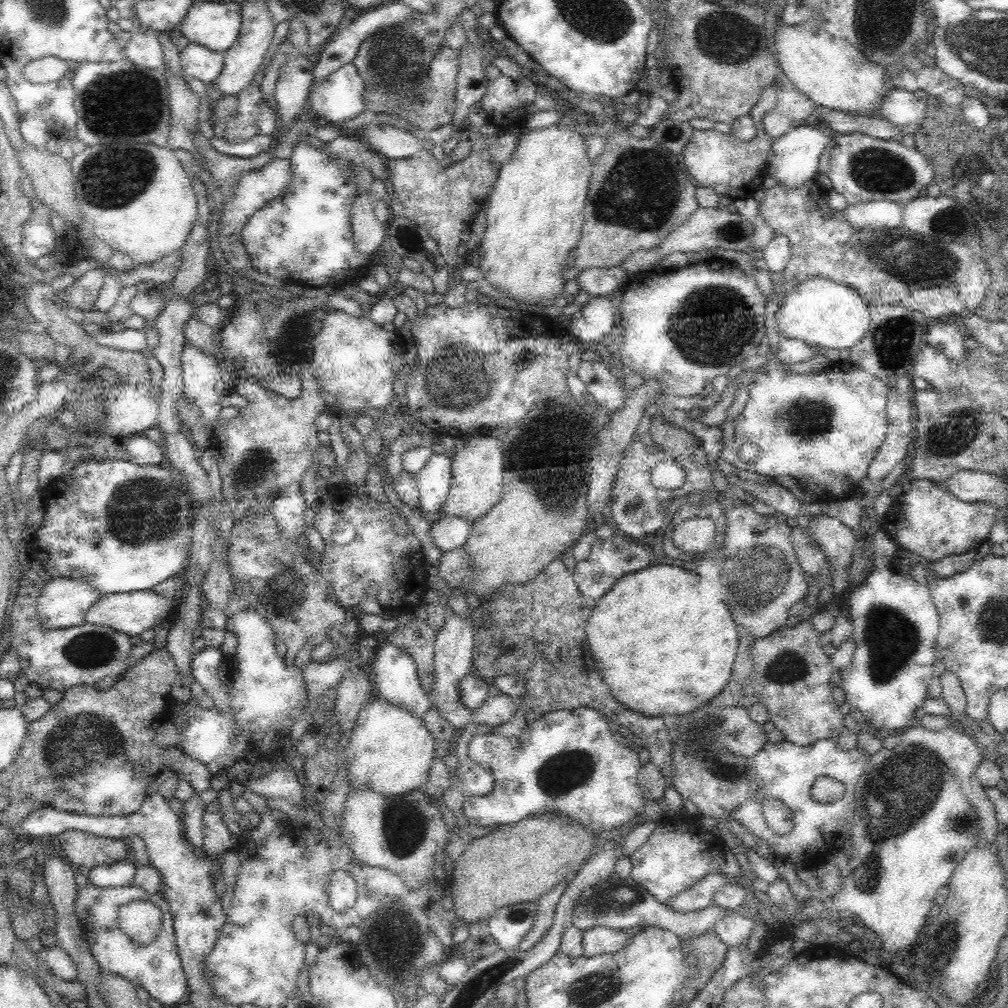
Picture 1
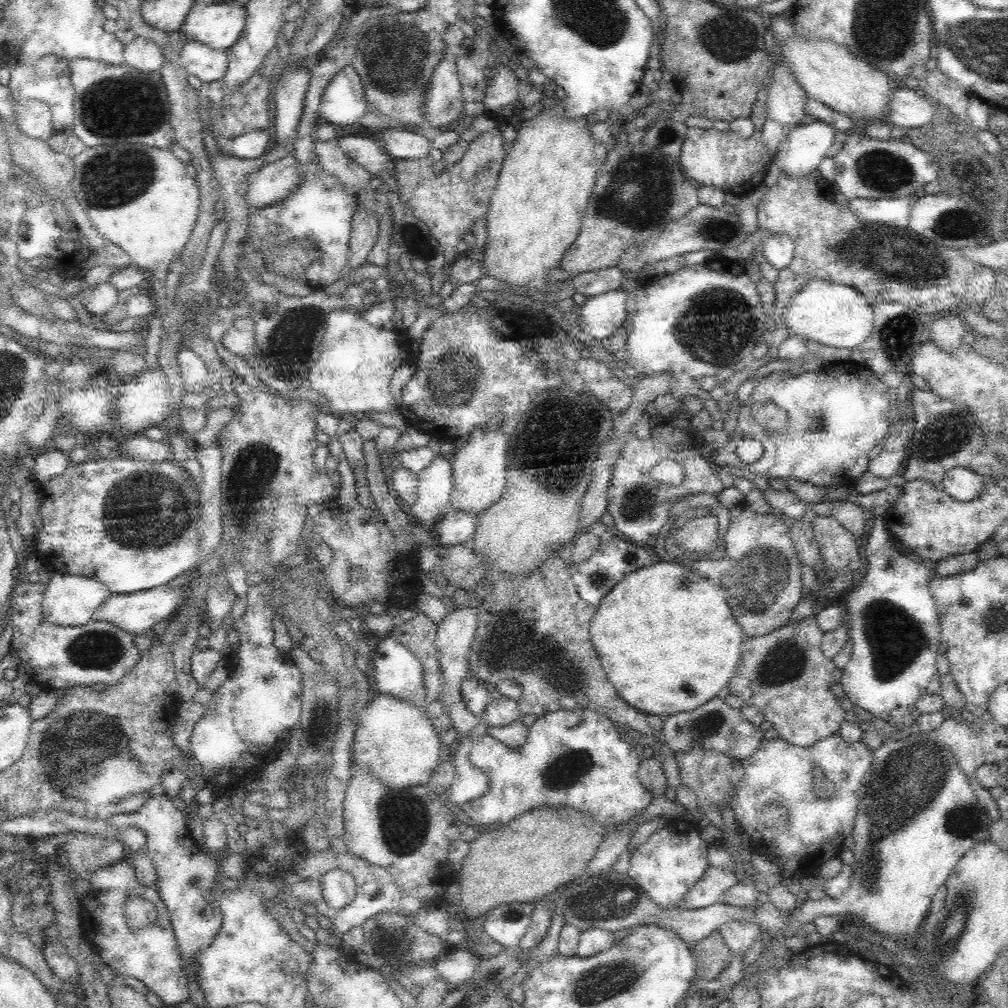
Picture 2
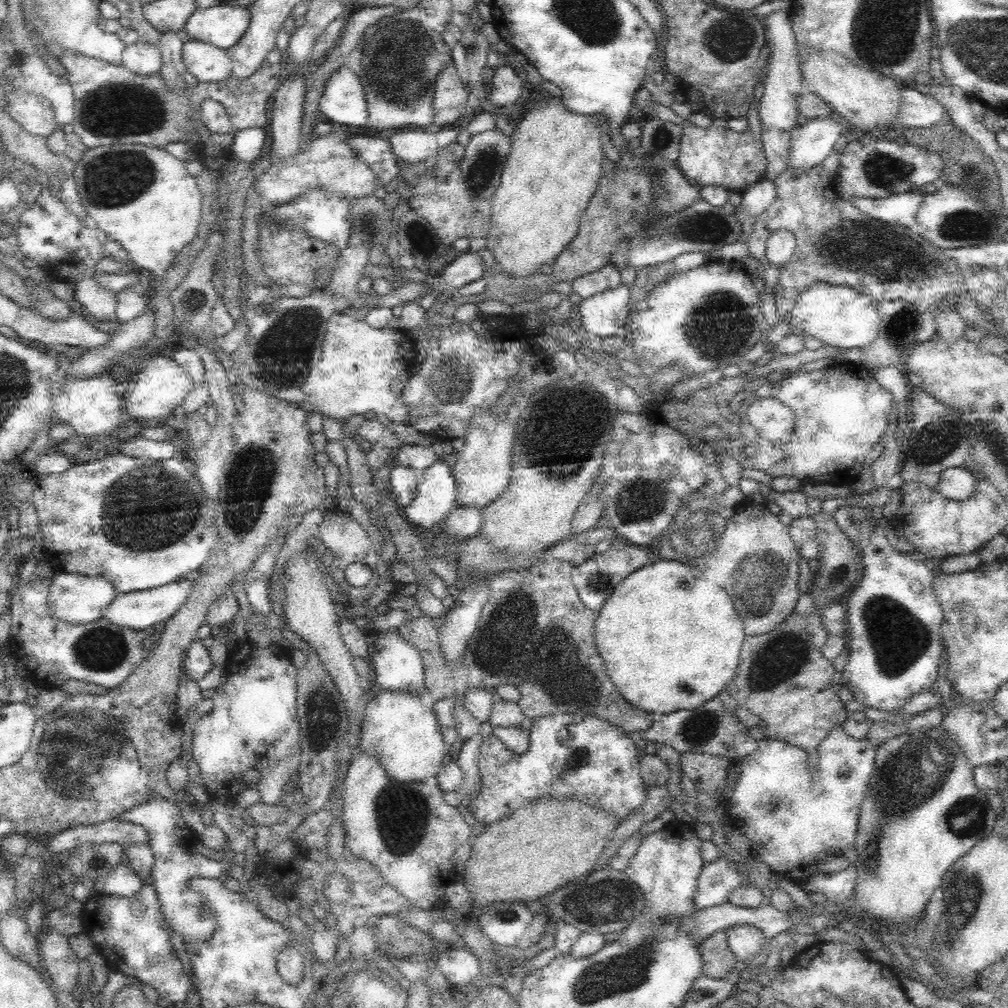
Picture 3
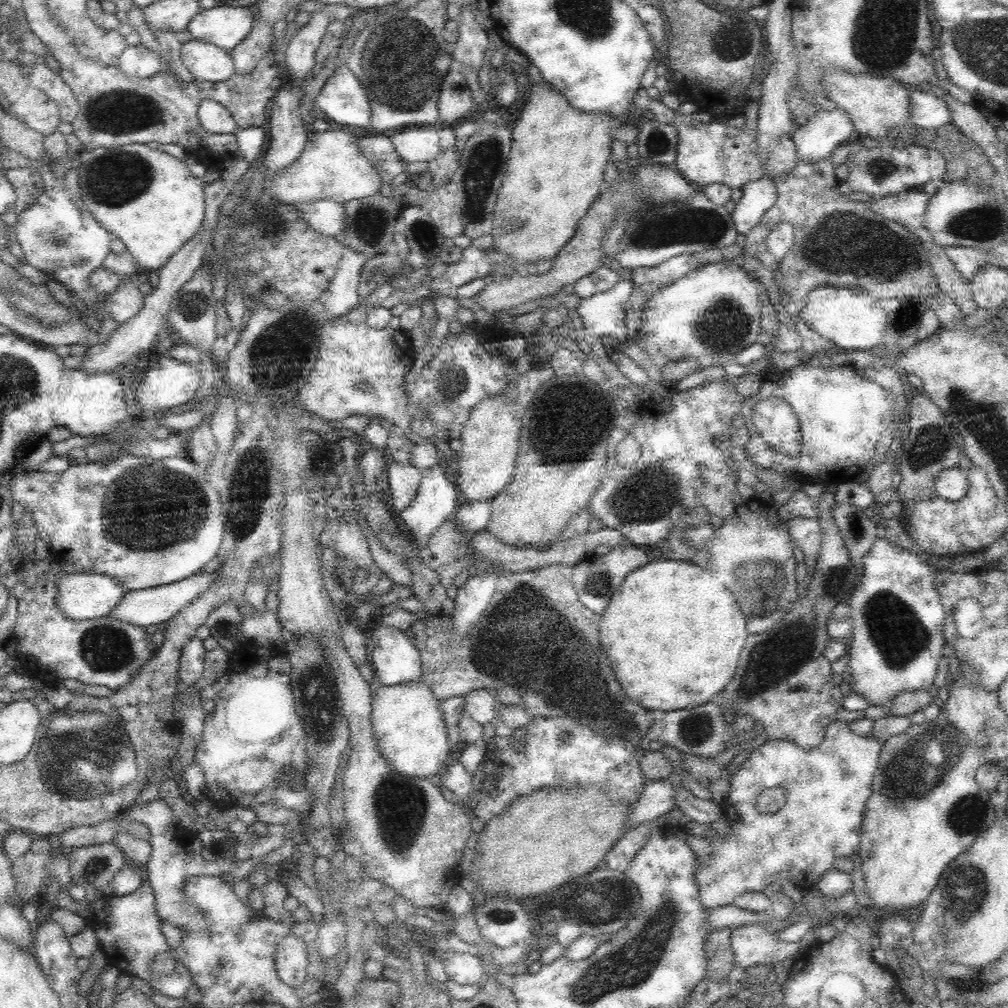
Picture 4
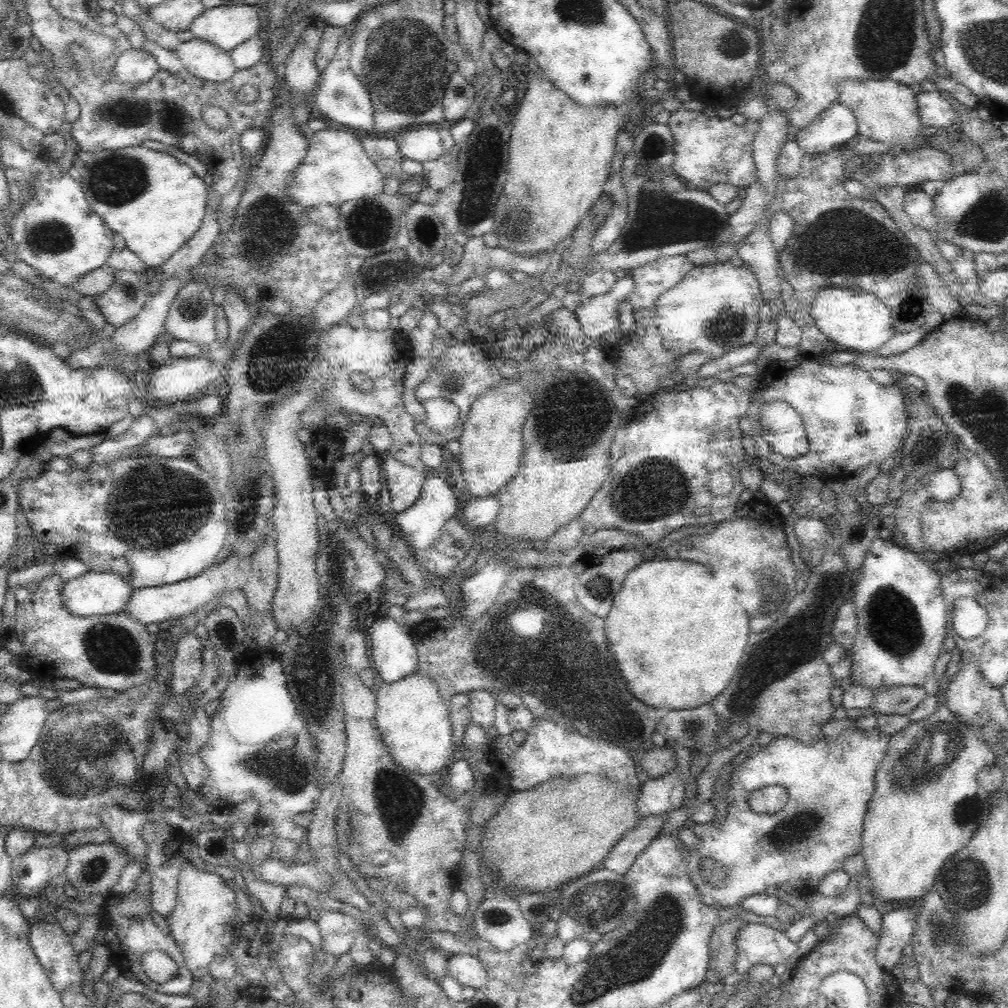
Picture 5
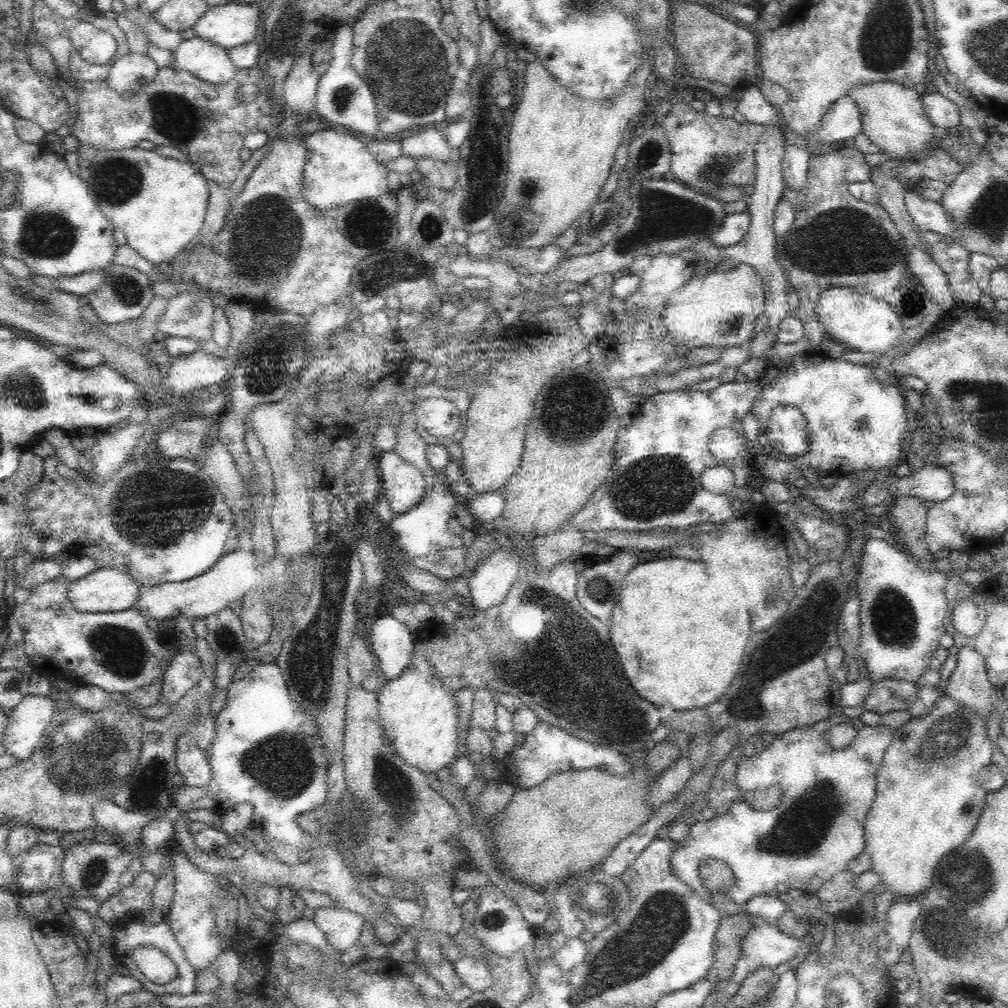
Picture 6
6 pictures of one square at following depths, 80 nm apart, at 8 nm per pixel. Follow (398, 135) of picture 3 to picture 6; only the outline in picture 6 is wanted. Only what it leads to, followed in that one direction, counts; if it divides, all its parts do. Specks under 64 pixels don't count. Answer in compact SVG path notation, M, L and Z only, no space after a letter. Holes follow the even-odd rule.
M422 128L417 134L408 138L400 138L402 154L415 158L434 158L442 162L451 164L451 146L436 128Z

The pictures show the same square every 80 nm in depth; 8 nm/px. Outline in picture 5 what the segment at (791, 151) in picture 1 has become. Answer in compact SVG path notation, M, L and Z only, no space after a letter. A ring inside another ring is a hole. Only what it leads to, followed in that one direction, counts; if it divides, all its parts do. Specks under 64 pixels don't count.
M835 103L830 109L824 110L810 125L799 130L796 142L802 147L804 154L824 154L836 147L844 147L845 142L859 134L852 110L844 104Z

